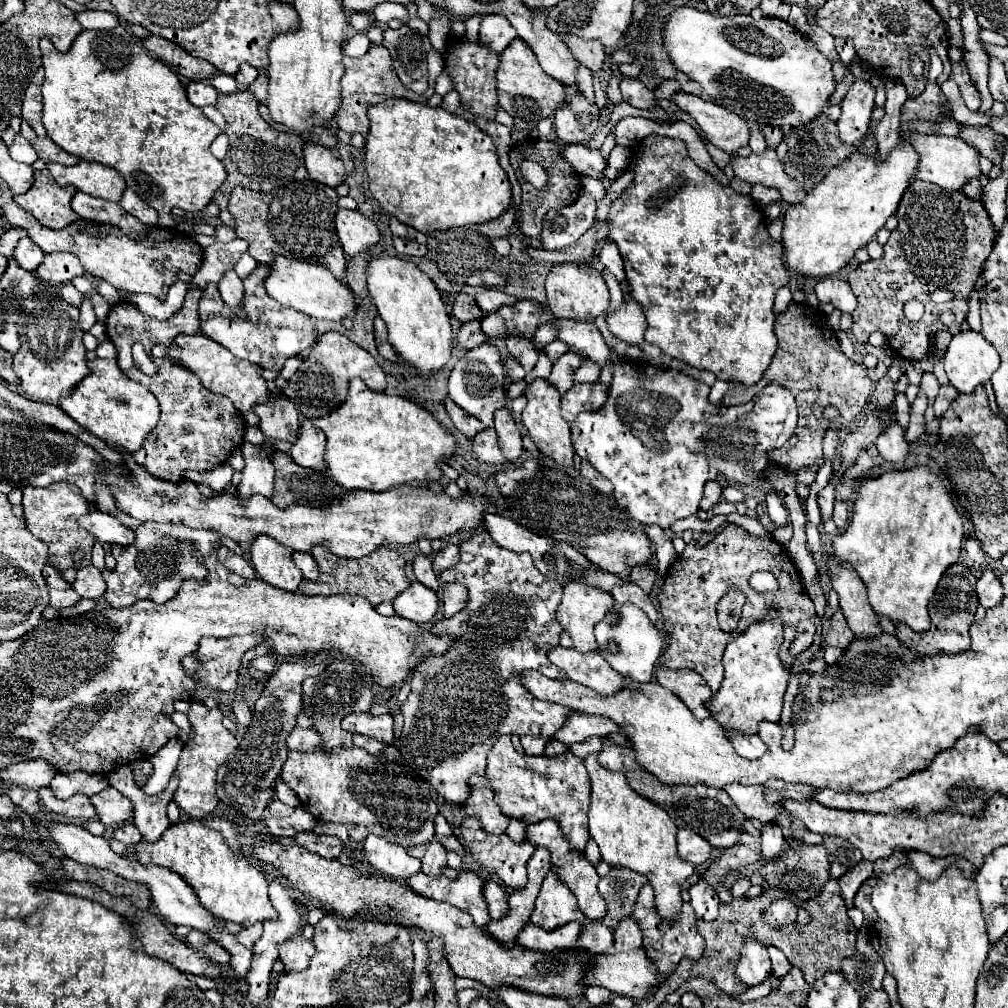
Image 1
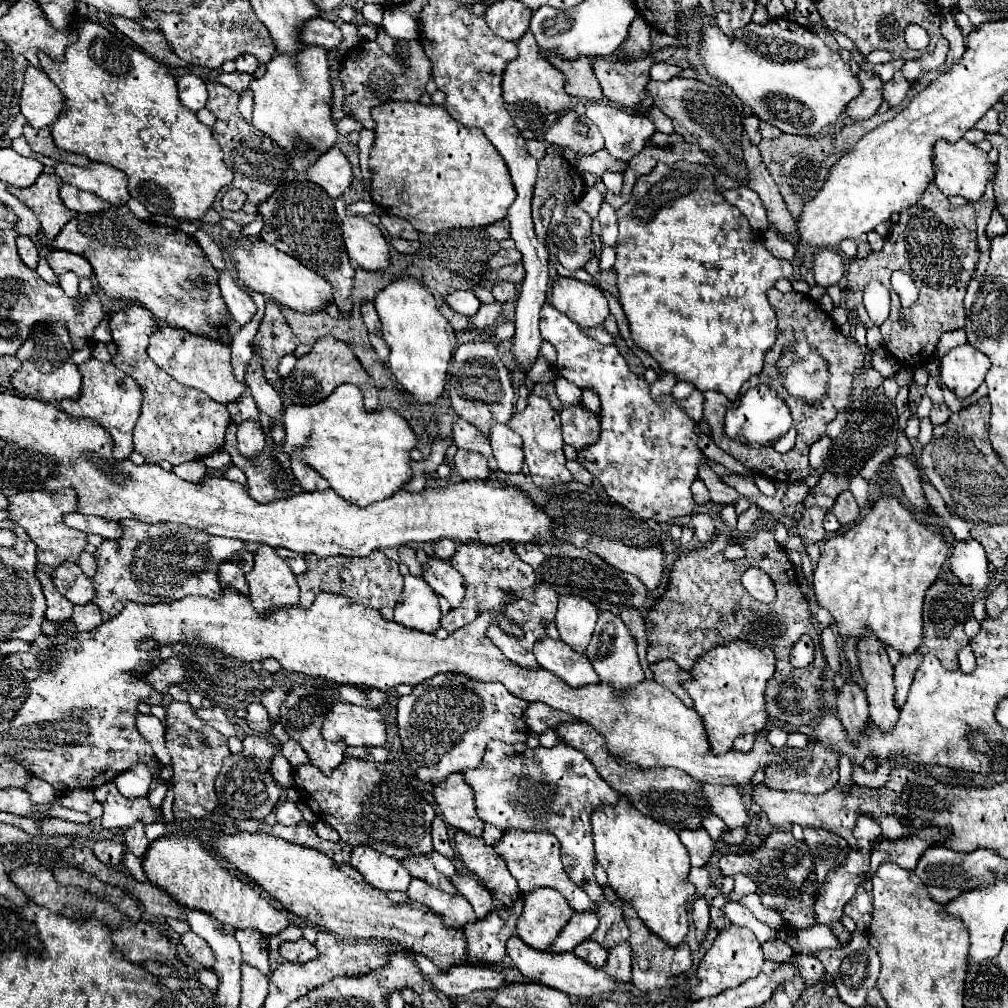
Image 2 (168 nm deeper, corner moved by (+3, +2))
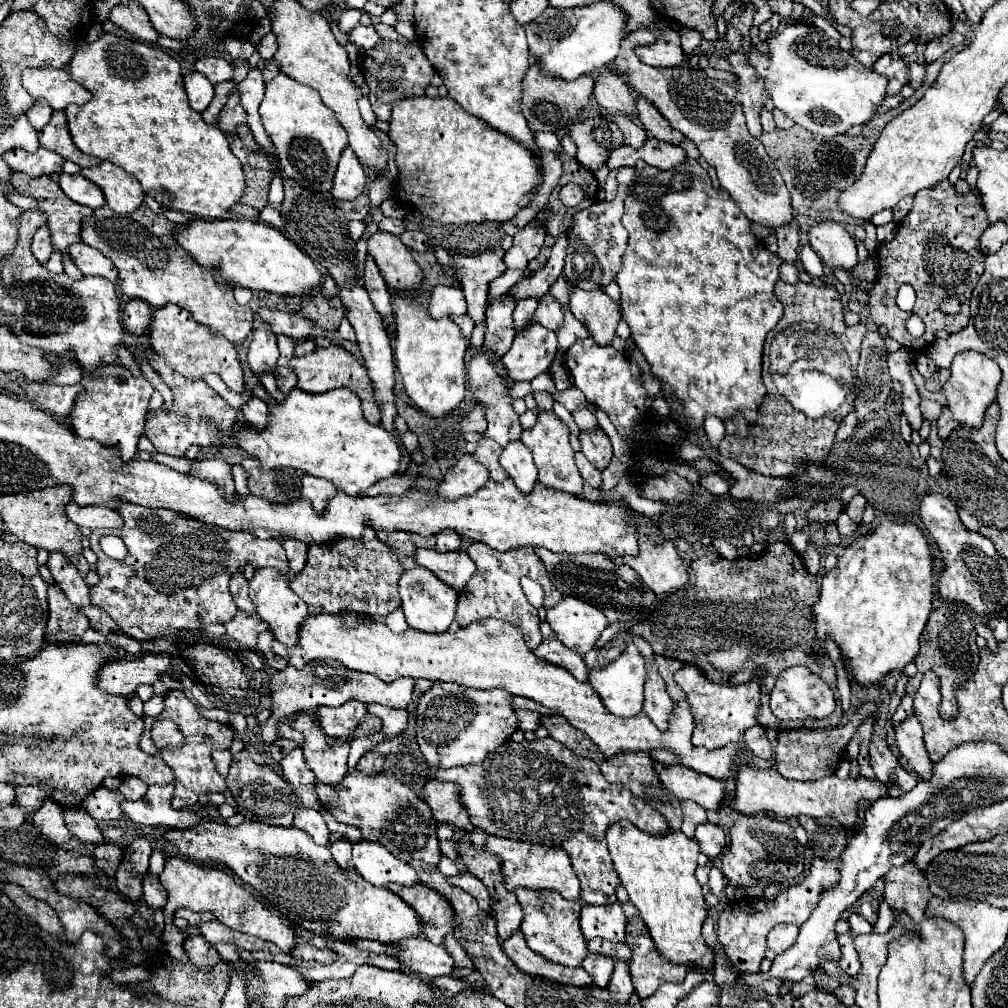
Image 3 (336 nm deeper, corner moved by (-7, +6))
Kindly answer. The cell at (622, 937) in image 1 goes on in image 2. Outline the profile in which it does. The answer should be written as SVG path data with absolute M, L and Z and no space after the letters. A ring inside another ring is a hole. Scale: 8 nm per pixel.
M622 942L622 944L618 944L616 948L612 948L608 952L608 960L606 960L604 970L614 980L630 982L630 976L632 976L632 960L630 960L630 944L628 942Z

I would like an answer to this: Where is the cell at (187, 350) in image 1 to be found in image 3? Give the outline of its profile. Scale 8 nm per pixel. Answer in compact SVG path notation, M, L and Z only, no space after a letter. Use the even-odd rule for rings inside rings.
M170 304L166 308L158 308L152 314L150 346L154 352L164 356L164 360L170 364L172 370L186 376L188 380L204 380L206 374L218 374L230 390L234 390L234 392L244 390L242 368L240 368L236 346L232 342L228 342L226 338L222 338L220 334L212 334L212 330L208 326L194 322L190 312L174 306L174 304Z

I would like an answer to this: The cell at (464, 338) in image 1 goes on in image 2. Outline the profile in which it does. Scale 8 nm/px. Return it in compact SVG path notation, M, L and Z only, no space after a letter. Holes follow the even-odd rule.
M492 302L492 304L482 304L480 310L472 316L472 326L476 330L484 330L486 326L494 326L494 322L500 318L502 314L502 304L500 302Z

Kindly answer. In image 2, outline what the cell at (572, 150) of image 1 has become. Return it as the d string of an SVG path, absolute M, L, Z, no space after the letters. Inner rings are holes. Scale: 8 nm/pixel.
M600 150L600 152L590 154L590 156L580 156L578 168L582 172L590 172L590 174L602 176L604 172L624 172L628 168L628 164L612 158L608 154L608 150Z

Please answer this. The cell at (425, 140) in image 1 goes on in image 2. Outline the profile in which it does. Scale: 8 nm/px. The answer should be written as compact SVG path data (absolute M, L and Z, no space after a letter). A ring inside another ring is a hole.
M384 102L372 110L376 142L370 152L370 196L388 214L408 220L418 232L480 228L502 218L516 198L506 162L478 128L466 128L444 106Z

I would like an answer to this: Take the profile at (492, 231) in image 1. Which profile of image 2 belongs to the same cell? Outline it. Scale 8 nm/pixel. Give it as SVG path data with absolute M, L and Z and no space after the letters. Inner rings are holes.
M504 218L504 220L500 220L500 222L490 224L490 226L486 228L486 232L488 232L492 238L496 238L496 240L504 240L504 238L510 238L510 224L508 224L508 220Z

